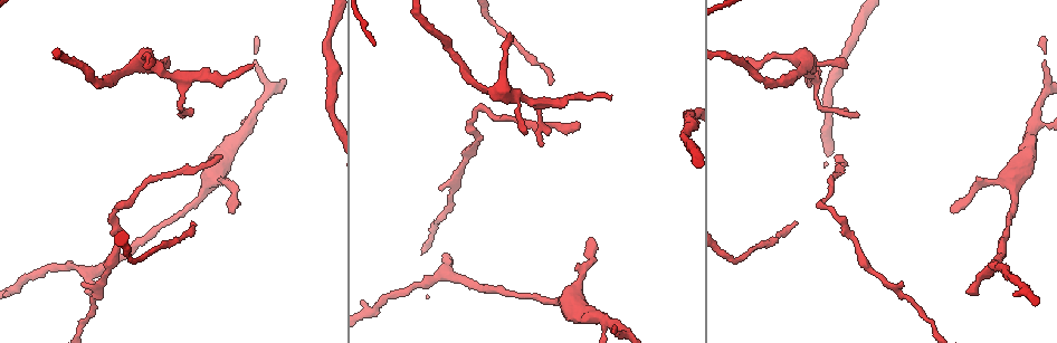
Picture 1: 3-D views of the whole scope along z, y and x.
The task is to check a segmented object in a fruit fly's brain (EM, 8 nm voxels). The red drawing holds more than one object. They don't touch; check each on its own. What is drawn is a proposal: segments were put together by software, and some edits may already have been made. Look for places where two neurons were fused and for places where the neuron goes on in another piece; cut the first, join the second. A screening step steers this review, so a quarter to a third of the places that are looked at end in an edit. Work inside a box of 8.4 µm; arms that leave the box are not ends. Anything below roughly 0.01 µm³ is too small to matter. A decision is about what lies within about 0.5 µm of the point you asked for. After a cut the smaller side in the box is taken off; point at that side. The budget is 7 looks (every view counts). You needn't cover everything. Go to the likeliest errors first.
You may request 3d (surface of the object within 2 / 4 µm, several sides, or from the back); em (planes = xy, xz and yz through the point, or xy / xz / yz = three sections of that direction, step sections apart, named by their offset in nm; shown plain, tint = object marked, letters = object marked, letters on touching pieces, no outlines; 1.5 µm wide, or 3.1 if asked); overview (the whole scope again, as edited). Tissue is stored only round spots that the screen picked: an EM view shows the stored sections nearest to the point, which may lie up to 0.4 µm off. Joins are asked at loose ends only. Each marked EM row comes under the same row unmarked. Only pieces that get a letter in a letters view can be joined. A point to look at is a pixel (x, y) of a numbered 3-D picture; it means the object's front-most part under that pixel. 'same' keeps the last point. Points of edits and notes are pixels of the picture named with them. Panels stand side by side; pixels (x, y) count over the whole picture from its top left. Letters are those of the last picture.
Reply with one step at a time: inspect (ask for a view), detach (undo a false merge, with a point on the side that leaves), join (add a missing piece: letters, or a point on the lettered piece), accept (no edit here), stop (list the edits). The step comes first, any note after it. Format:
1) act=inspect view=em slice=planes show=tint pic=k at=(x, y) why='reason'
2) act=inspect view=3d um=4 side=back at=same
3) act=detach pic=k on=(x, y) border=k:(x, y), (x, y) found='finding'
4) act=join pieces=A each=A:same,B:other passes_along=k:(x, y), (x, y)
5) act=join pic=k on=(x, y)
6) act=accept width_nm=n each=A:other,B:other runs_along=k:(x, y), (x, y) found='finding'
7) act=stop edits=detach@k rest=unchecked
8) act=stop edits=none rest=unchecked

act=inspect view=3d um=2 pic=1 at=(85, 291)

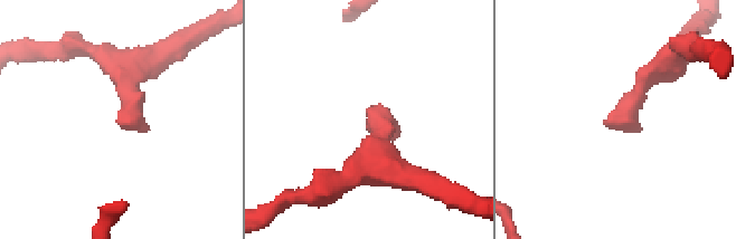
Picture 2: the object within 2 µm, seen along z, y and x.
act=inspect view=em slice=xz step=4 show=tint pic=2 at=(604, 123)

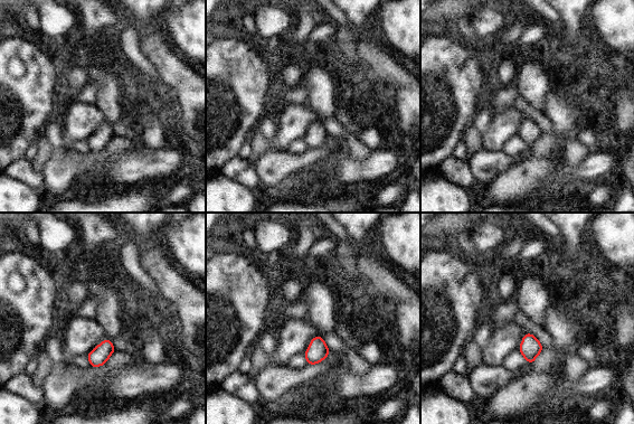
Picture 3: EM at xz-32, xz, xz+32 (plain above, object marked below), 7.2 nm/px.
act=inspect view=em slice=planes show=letters at=same why='cut it another way'

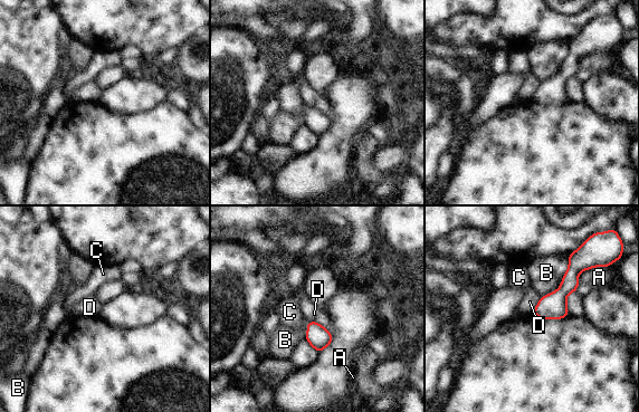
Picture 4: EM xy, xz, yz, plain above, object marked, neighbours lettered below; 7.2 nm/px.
act=accept each=A:other,B:other,C:other,D:other border=4:(308, 321), (320, 323), (333, 336) found='no lettered piece goes on from it'

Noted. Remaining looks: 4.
act=inspect view=em slice=yz step=4 show=tint pic=1 at=(525, 133) why='tapers out'

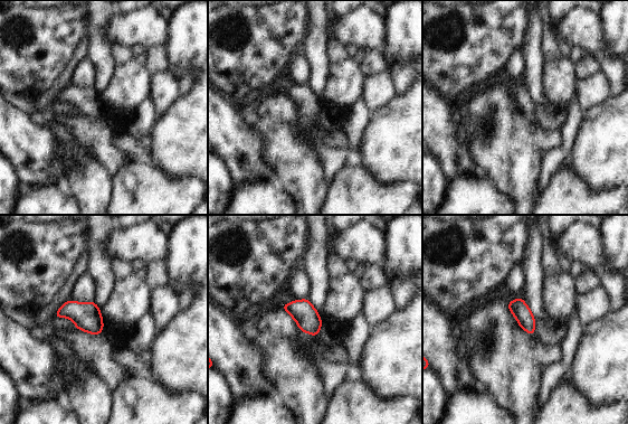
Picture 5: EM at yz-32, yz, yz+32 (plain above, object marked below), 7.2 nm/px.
act=inspect view=em slice=planes show=letters at=same why='another direction'

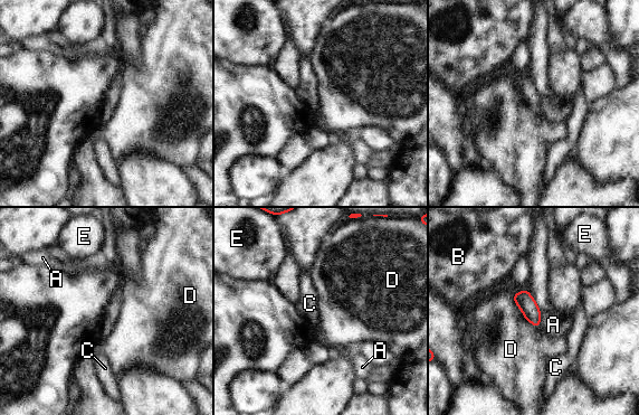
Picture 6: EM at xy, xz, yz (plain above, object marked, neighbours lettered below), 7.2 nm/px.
act=accept width_nm=120 each=A:other,B:other,C:other,D:other,E:other border=6:(526, 289), (540, 311), (539, 327) found='none of them fits'

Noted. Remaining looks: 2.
act=inspect view=3d um=4 pic=1 at=(550, 82) why='branch stops here'

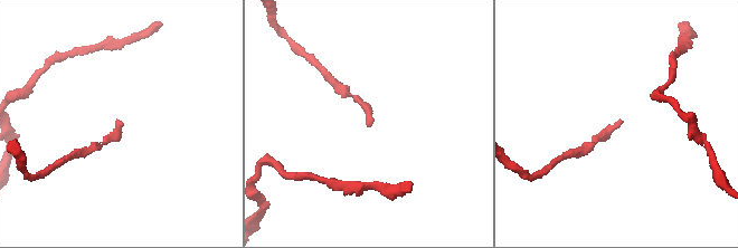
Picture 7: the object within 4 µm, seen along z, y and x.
act=inspect view=em slice=xz step=4 show=letters pic=7 at=(121, 123)

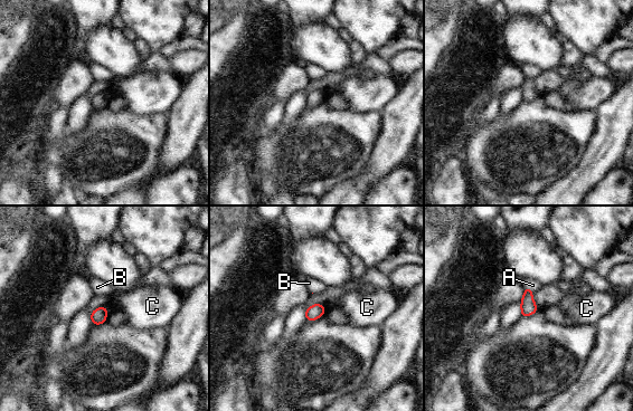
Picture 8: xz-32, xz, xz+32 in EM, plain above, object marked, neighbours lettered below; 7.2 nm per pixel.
act=accept width_nm=110 each=A:other,B:other,C:other border=8:(104, 305), (107, 313) found='no lettered piece goes on from it'

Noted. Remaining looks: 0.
act=stop edits=none rest=unchecked

